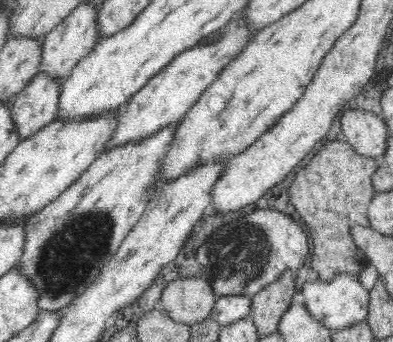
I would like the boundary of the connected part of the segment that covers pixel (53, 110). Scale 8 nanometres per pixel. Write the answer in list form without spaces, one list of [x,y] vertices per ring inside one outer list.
[[[38,72],[29,84],[12,100],[12,117],[17,133],[23,140],[36,134],[57,118],[57,106],[62,94],[63,79]]]

